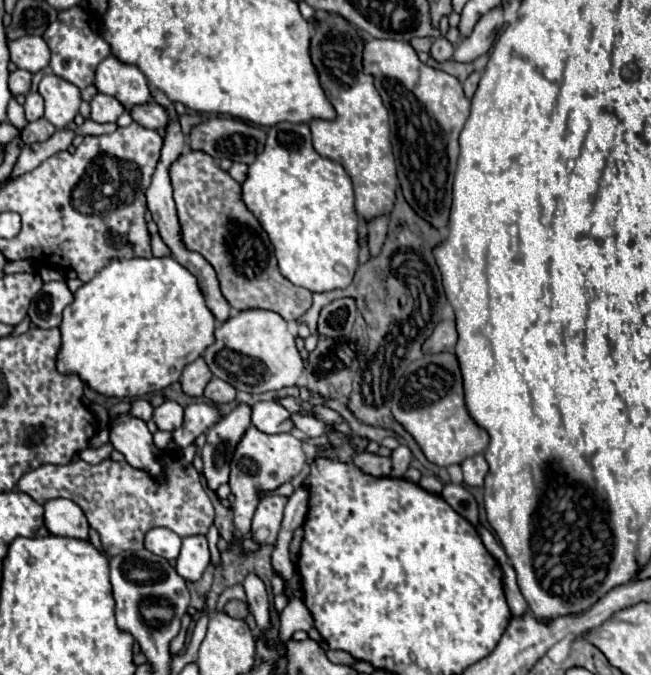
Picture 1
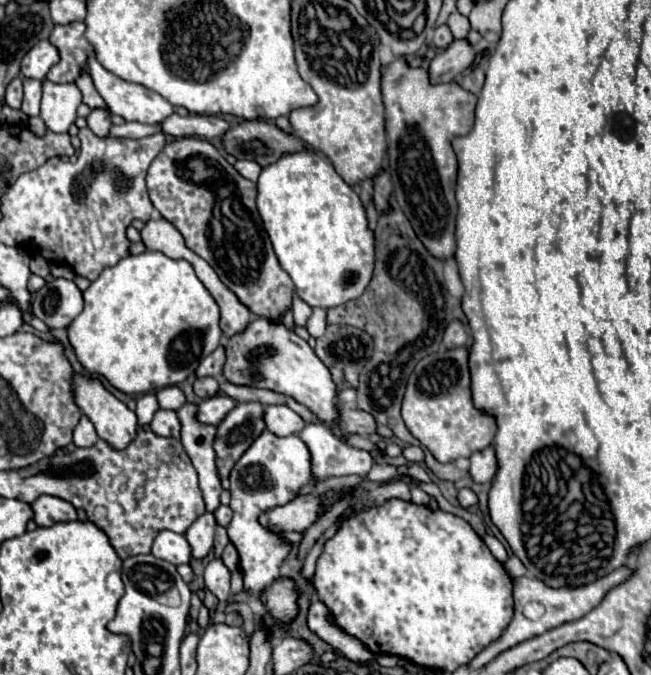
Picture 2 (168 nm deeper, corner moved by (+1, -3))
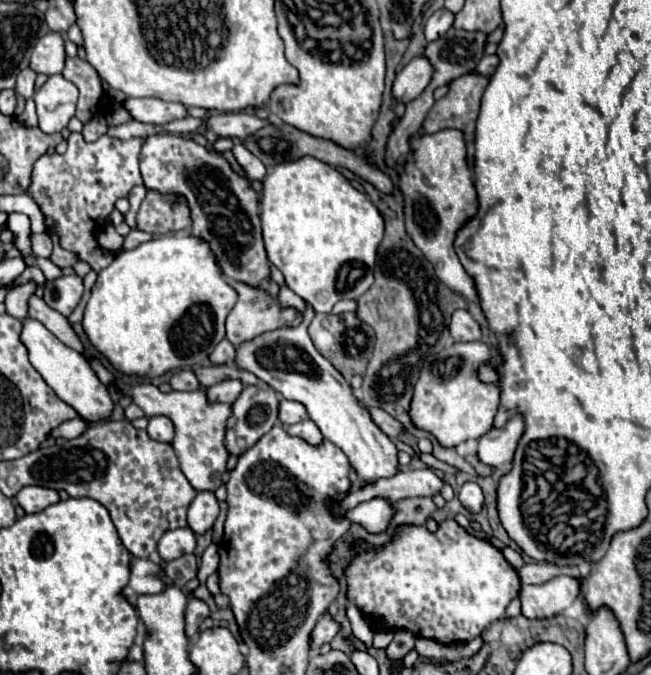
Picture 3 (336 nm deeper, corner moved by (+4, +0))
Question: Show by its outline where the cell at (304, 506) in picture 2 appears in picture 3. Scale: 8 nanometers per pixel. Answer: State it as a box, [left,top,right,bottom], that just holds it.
[340,468,444,510]

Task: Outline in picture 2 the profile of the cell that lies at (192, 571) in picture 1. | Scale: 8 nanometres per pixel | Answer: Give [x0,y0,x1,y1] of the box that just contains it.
[185,513,217,559]

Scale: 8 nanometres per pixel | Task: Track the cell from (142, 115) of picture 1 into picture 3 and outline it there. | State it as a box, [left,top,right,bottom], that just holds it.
[206,112,270,140]

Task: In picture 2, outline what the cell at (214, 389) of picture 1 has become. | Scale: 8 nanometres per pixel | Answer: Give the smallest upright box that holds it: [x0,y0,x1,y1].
[193,377,219,399]

